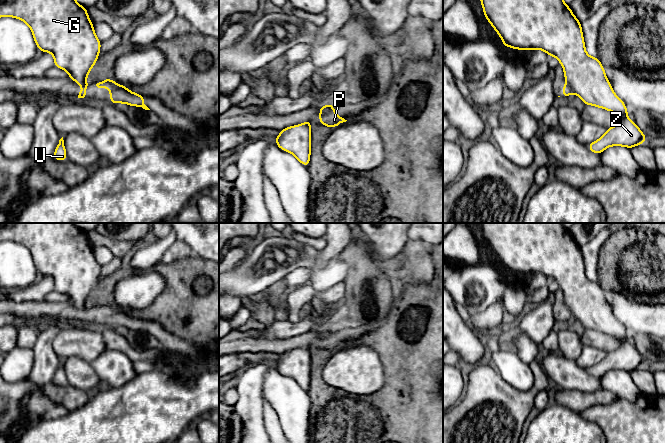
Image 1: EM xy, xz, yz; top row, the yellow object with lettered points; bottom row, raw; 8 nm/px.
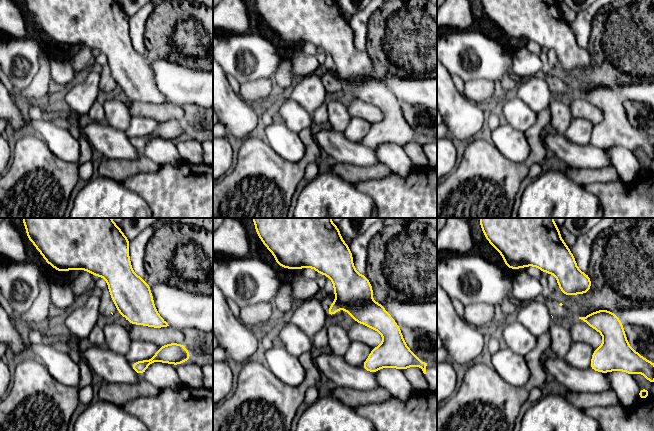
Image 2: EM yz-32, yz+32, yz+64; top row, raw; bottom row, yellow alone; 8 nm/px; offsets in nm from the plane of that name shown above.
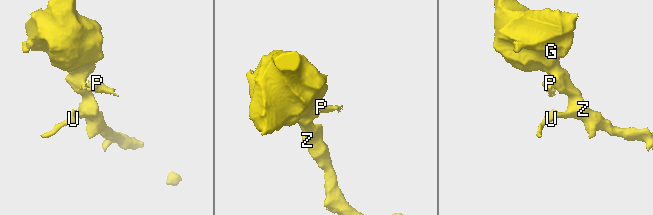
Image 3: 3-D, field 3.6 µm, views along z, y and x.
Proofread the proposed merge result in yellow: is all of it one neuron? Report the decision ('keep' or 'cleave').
cleave

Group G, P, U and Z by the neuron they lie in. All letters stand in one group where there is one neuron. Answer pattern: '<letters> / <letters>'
G U Z / P

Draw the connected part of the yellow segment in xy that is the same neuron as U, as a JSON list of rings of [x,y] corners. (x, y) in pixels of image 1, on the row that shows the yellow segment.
[[[63,137],[59,140],[58,145],[55,148],[53,158],[57,161],[66,161],[67,160],[67,152],[65,149]]]

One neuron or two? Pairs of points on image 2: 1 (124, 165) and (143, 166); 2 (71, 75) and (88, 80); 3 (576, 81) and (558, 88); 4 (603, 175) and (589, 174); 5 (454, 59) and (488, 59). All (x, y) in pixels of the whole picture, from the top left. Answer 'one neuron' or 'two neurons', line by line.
1: one neuron
2: two neurons
3: two neurons
4: one neuron
5: one neuron

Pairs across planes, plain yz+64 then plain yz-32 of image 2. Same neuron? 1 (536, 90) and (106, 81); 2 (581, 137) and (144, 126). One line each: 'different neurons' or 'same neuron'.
1: different neurons
2: same neuron

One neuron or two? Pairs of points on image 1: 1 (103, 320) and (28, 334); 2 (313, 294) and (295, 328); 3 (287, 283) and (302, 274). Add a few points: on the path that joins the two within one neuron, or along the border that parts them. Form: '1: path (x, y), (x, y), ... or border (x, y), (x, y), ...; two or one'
1: border (20, 321), (33, 323); two
2: border (305, 308), (298, 321), (290, 322), (287, 320); two
3: path (291, 280), (298, 277); one

